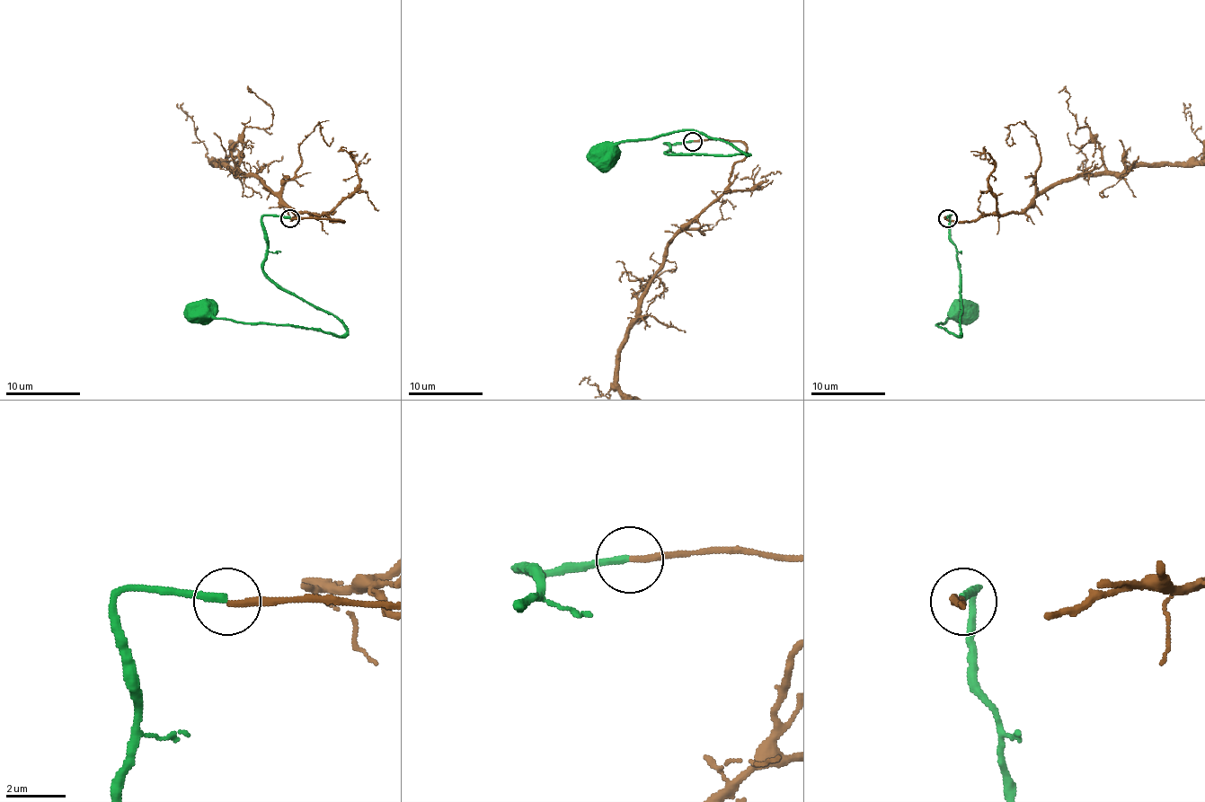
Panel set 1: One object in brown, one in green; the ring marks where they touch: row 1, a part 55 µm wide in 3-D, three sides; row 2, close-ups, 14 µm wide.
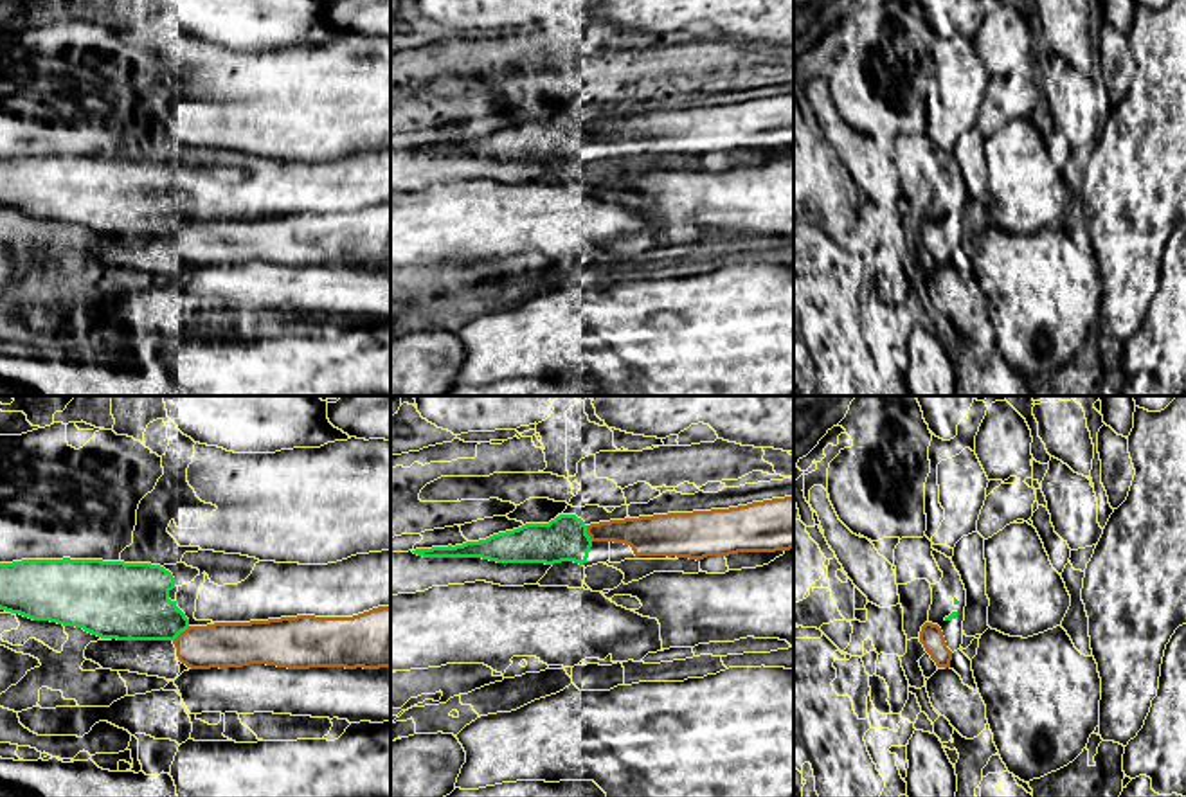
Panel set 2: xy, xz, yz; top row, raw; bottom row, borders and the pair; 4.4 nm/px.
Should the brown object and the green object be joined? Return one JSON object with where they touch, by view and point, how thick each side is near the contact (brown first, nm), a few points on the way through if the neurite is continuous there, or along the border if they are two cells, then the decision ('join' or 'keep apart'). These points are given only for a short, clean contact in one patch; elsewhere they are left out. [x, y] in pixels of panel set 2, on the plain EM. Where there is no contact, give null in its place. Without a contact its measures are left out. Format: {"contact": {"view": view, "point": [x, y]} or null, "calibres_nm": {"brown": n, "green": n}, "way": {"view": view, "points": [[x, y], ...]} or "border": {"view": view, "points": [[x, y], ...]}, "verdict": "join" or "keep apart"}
{"contact": {"view": "xy", "point": [180, 231]}, "calibres_nm": {"brown": 200, "green": 320}, "verdict": "keep apart"}

